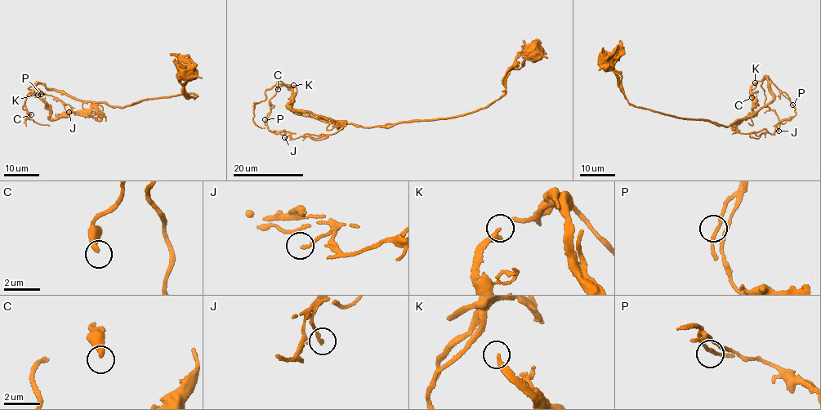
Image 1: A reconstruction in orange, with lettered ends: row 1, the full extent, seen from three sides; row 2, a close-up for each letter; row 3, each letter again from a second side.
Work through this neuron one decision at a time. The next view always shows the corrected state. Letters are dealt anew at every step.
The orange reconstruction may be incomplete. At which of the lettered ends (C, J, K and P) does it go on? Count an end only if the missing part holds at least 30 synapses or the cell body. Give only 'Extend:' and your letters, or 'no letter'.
Extend: no letter

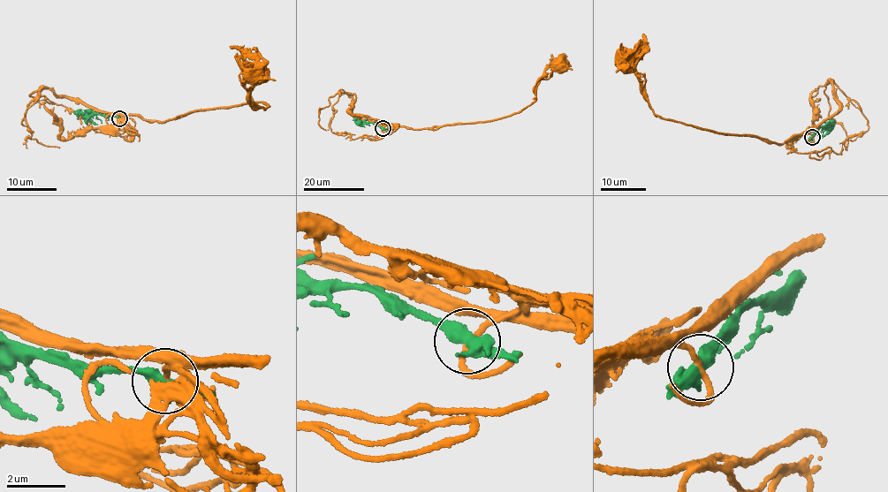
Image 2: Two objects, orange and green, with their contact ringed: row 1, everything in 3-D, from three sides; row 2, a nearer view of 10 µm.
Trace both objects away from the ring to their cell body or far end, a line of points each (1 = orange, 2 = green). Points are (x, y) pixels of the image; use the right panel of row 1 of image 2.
1: (812, 136), (797, 134), (779, 146), (752, 136), (697, 129), (655, 114), (633, 66), (623, 62)
2: (812, 136), (828, 122), (831, 124), (830, 122), (828, 124)

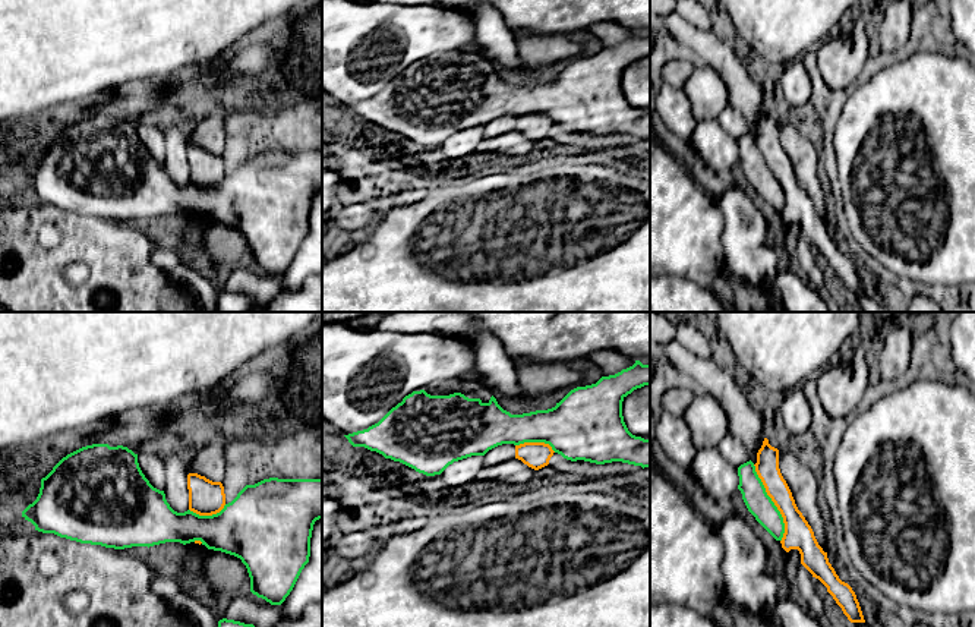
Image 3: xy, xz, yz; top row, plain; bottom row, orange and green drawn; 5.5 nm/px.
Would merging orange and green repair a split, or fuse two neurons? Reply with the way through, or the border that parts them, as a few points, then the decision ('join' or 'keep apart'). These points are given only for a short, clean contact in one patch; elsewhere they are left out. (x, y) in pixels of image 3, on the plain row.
join

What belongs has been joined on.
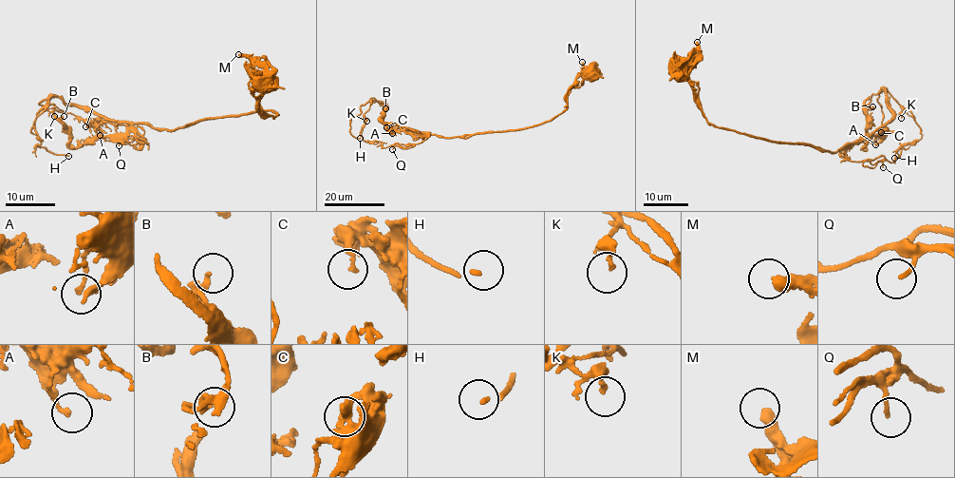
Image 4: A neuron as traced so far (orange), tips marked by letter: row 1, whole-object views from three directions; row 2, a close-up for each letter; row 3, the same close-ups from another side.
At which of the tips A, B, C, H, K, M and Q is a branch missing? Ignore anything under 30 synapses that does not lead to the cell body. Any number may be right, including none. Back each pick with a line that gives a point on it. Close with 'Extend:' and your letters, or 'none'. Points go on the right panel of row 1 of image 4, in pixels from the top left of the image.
H: (894, 158)
Extend: H

